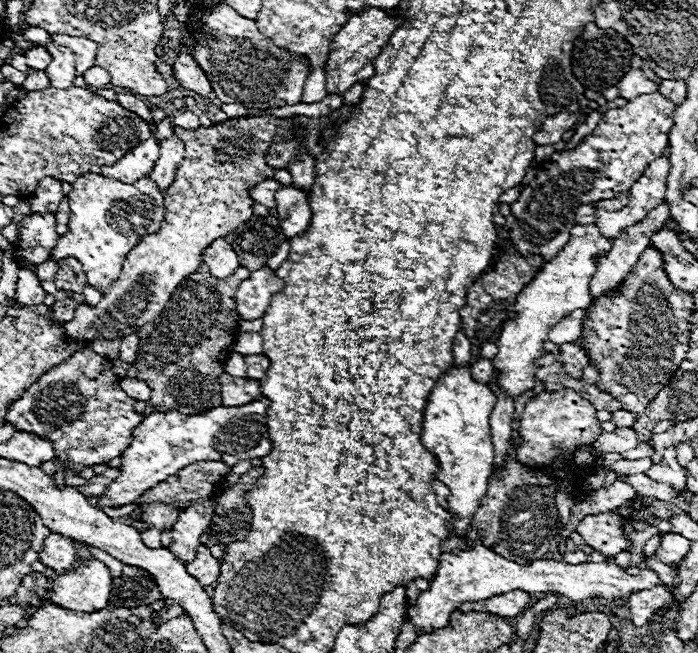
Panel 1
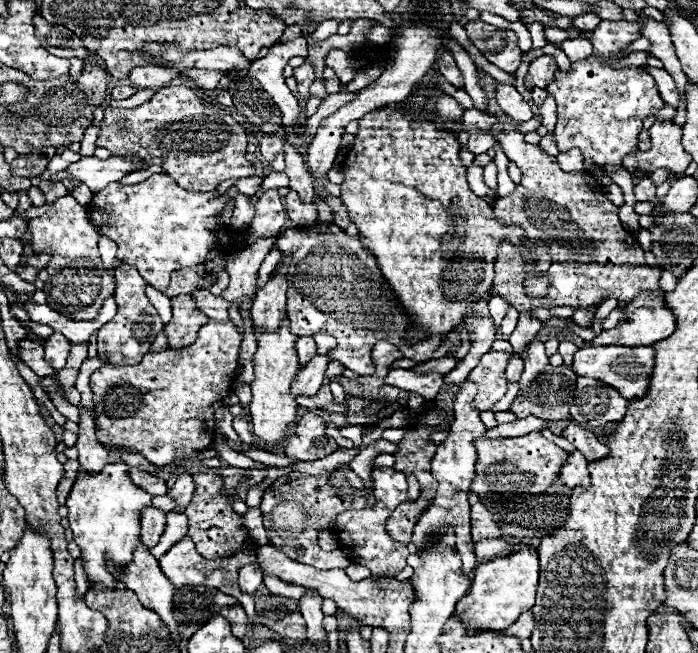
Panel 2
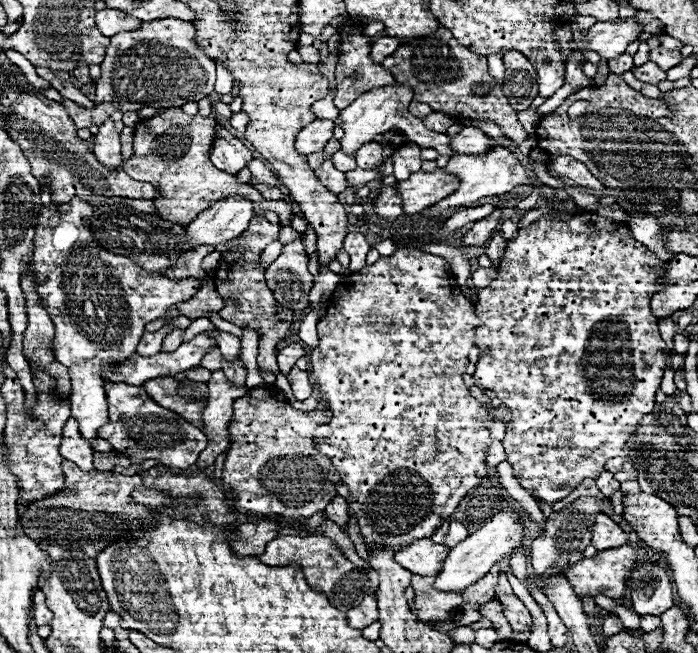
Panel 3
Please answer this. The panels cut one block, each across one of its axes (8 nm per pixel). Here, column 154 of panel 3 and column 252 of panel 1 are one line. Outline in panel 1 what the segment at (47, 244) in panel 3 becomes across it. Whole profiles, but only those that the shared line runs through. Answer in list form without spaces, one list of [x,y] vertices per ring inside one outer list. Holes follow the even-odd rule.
[[[260,268],[250,274],[250,278],[242,280],[236,292],[236,304],[240,320],[256,320],[260,318],[268,302],[276,292],[282,292],[284,282],[270,268]]]

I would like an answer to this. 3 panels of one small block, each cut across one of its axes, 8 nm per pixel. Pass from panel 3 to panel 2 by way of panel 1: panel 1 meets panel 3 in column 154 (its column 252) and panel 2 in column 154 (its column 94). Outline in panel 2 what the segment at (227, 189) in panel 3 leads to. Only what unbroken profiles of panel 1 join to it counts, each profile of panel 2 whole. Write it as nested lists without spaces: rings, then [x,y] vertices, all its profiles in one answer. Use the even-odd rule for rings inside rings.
[[[118,266],[114,270],[116,276],[116,316],[98,330],[98,352],[108,356],[110,364],[138,364],[144,354],[150,350],[156,334],[164,330],[164,324],[156,312],[156,308],[146,298],[146,282],[132,266]]]

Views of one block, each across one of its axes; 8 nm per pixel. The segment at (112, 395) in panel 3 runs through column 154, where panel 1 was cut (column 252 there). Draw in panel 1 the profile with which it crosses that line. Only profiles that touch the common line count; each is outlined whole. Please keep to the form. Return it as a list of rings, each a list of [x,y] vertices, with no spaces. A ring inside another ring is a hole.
[[[262,396],[244,406],[218,406],[204,414],[180,414],[176,410],[152,412],[134,428],[132,442],[120,454],[122,474],[100,496],[100,506],[134,504],[148,488],[164,482],[184,466],[202,460],[218,460],[228,466],[240,460],[268,456],[272,444],[268,438],[268,400]]]

